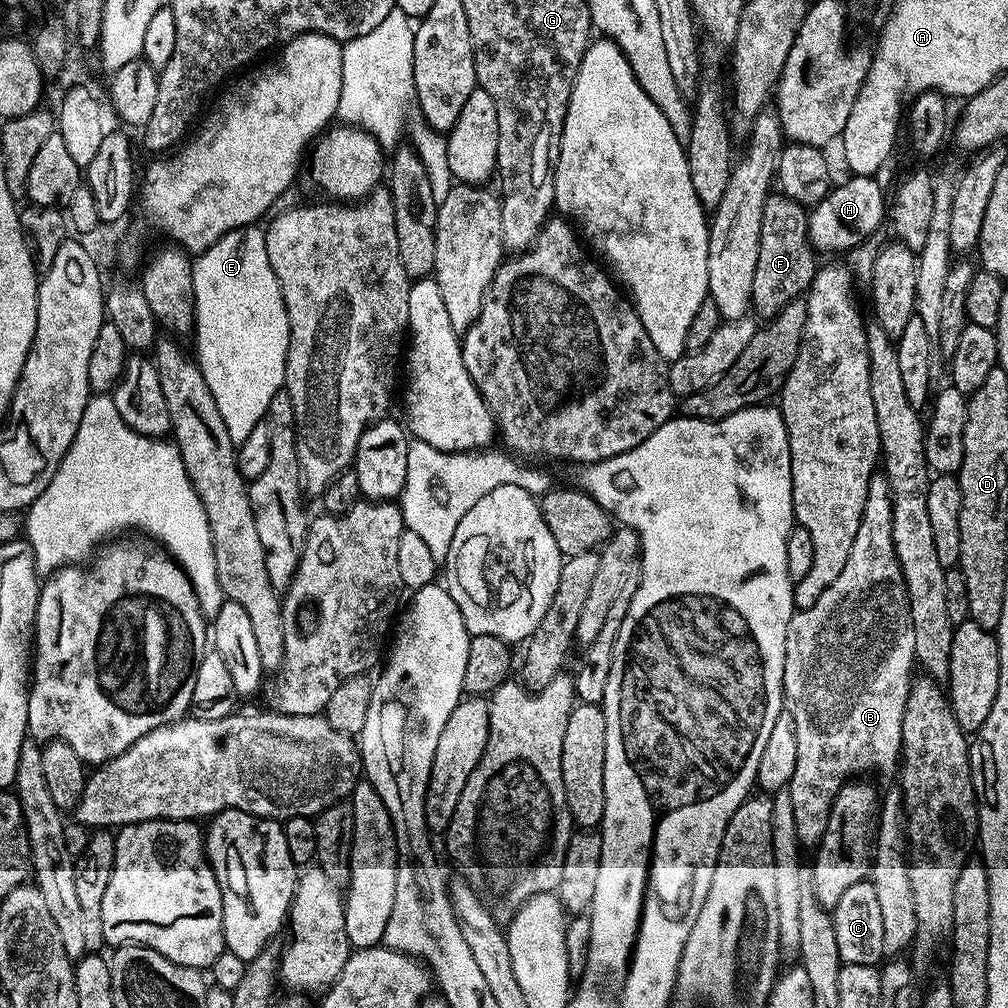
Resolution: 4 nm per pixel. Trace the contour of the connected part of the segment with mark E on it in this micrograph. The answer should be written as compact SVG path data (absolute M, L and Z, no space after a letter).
M249 226L226 233L214 246L195 257L192 273L196 299L194 356L206 378L206 386L210 386L210 394L214 394L214 402L218 402L222 422L226 422L230 438L239 446L249 437L250 430L267 417L270 398L284 388L288 357L288 315L278 278L274 278L270 258L266 258L264 228Z

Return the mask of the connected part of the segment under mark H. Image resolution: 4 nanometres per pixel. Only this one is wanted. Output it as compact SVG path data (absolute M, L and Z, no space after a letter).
M855 176L835 185L826 198L813 205L808 215L808 240L819 253L842 252L865 243L888 214L888 200L875 177Z

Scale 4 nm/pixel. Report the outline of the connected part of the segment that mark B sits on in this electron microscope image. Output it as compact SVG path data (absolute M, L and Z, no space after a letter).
M873 474L868 480L862 522L858 522L858 534L854 534L854 546L850 546L846 567L830 586L826 586L822 598L818 598L814 606L793 611L786 634L784 703L794 718L794 734L798 734L798 766L794 766L786 791L794 802L794 826L801 845L819 844L828 825L832 803L843 784L861 774L868 774L864 772L897 775L902 755L902 718L915 664L910 602L894 554L890 482L883 474Z

